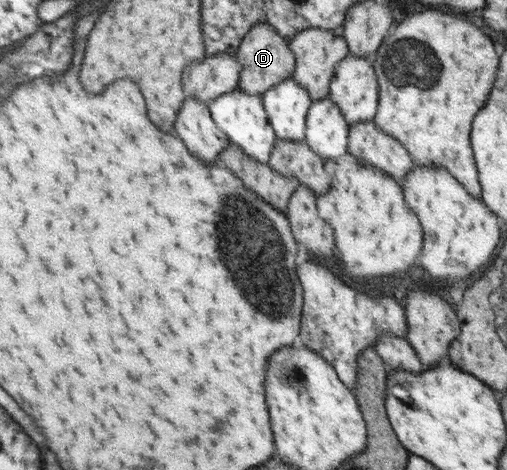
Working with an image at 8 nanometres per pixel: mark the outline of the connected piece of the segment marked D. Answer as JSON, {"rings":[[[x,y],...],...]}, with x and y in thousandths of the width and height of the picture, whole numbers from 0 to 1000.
{"rings":[[[527,49],[497,51],[499,60],[483,77],[467,128],[475,132],[473,191],[491,204],[519,204],[535,185],[558,174],[576,162],[582,149],[584,128],[576,106],[568,102],[568,85],[552,77],[552,70],[531,60]]]}

